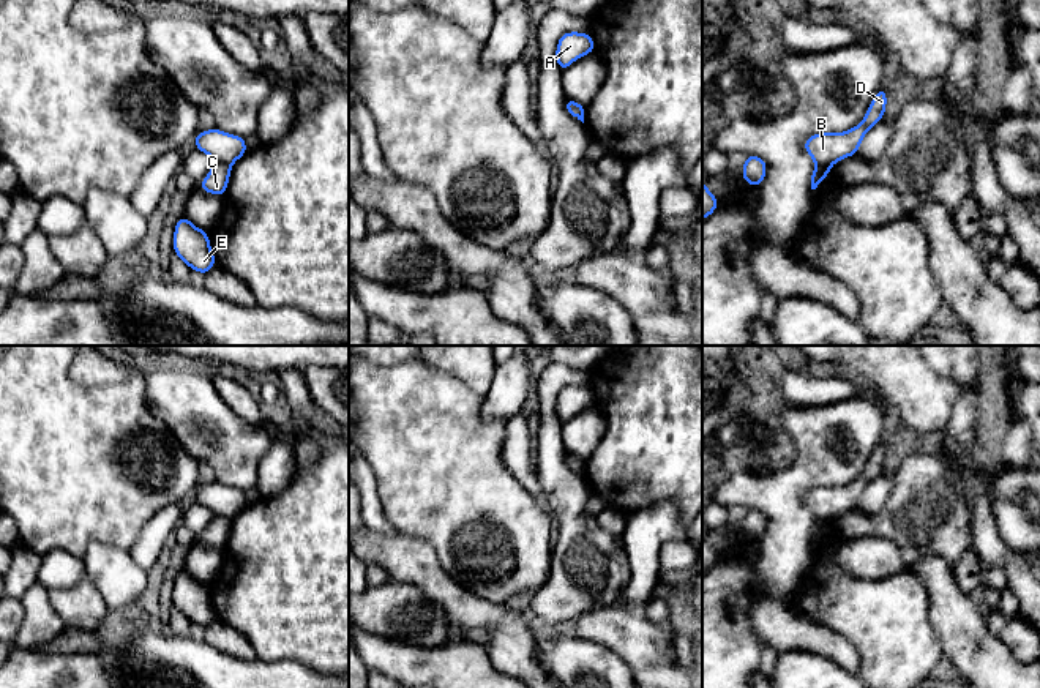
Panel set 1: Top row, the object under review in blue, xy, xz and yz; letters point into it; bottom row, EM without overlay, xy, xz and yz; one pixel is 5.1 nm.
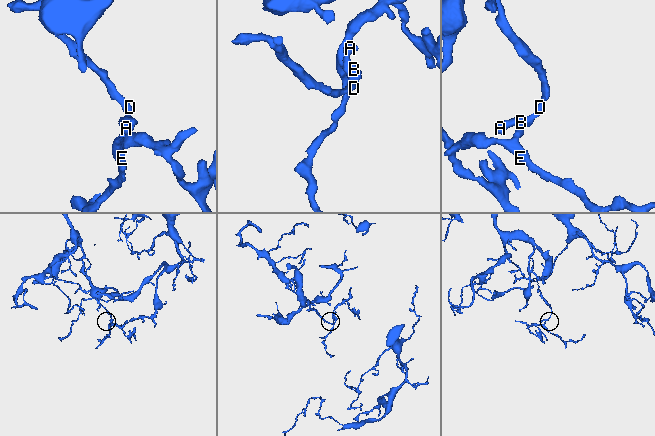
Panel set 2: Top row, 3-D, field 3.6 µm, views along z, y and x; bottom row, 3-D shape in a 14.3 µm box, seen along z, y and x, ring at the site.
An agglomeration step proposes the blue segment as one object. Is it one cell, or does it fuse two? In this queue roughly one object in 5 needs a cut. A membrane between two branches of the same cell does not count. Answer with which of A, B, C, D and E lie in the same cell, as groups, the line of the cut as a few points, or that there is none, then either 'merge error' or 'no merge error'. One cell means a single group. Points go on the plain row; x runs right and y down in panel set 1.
A B D / C E; cut in xy along (215, 515), (231, 519); merge error

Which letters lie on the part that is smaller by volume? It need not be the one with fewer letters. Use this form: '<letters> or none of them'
C, E

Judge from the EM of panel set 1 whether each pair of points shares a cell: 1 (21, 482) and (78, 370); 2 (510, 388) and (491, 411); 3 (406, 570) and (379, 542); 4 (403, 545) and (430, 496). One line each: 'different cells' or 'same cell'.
1: different cells
2: same cell
3: same cell
4: different cells

